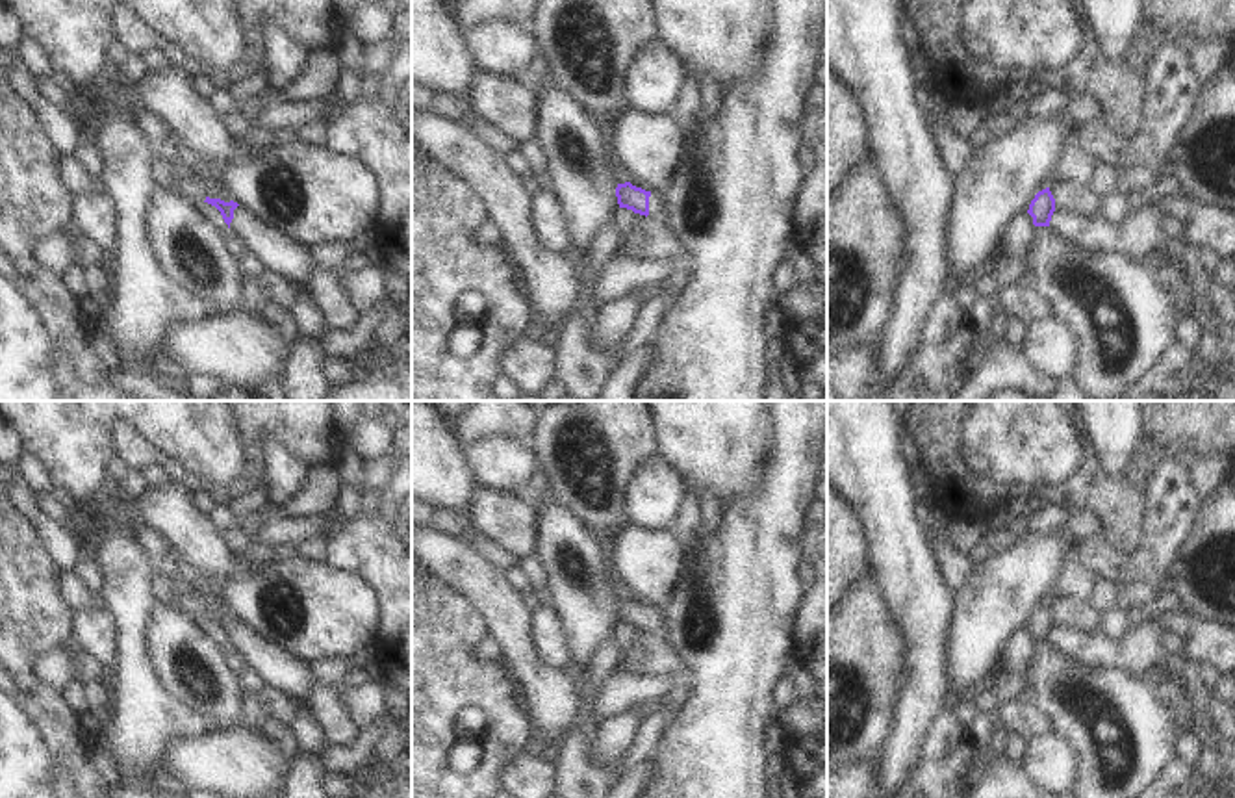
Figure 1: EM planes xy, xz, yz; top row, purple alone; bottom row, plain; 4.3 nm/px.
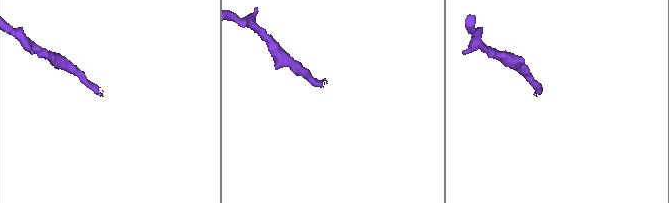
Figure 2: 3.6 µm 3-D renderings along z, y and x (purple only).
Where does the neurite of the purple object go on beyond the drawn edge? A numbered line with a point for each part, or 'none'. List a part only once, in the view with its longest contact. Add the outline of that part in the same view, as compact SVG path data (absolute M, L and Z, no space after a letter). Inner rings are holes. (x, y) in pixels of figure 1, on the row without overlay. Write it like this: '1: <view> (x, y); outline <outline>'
1: xy (277, 670); outline M241 622L234 625L228 646L243 659L247 668L258 674L263 687L269 687L286 698L304 698L313 677L302 663L280 651L265 638L256 637Z

